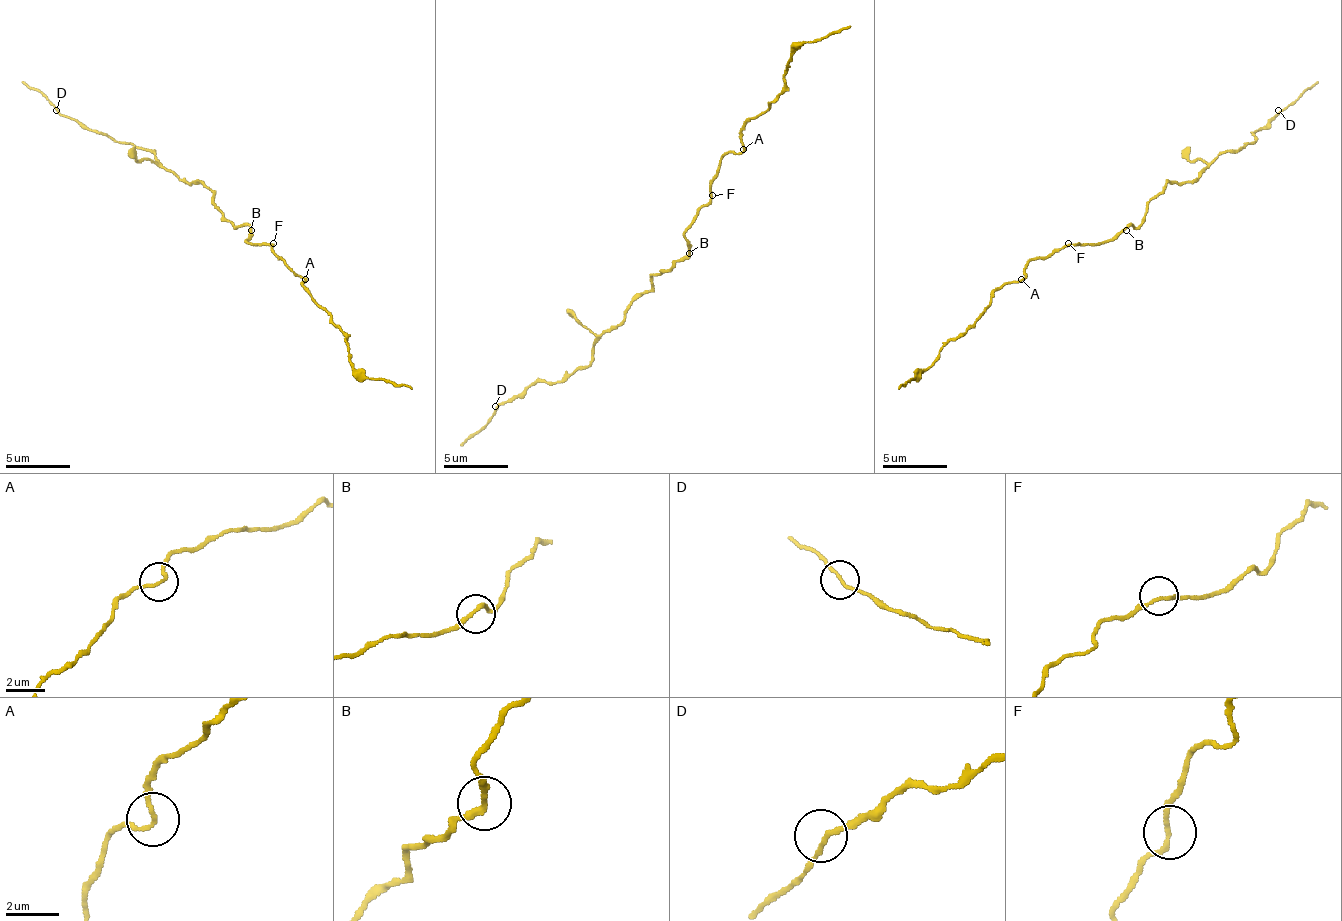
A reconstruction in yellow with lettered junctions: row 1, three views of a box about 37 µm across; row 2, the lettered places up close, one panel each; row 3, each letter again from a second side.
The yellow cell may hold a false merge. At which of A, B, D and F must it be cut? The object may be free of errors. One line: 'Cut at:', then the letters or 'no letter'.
Cut at: no letter

